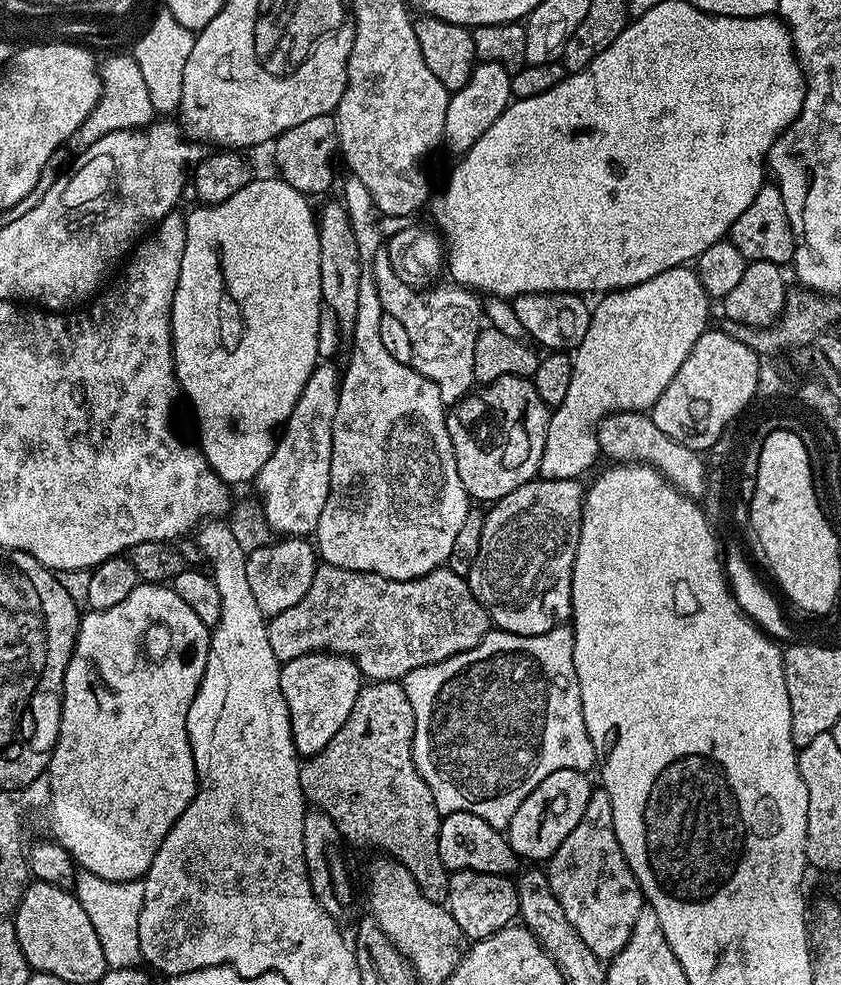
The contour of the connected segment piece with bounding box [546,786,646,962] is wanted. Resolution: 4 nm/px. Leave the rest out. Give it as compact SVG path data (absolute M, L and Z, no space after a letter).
M603 786L597 787L590 794L590 802L586 802L586 811L582 814L582 822L566 834L562 846L547 861L546 871L548 881L566 914L570 926L578 930L578 938L586 942L592 953L601 960L607 962L613 956L619 954L622 946L630 936L630 930L634 928L634 918L646 906L644 891L638 886L626 858L622 854L622 846L618 846L618 834L614 834L614 806L610 806L610 794L606 794Z

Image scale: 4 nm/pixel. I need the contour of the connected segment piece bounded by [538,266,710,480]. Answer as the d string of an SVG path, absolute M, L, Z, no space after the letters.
M681 266L678 268L667 268L662 274L654 274L654 278L650 278L641 284L635 284L629 288L619 288L616 292L609 292L601 295L597 304L592 308L592 317L590 318L590 327L586 330L586 338L582 338L582 342L574 350L572 356L572 373L570 374L570 390L566 394L566 398L562 401L562 406L551 409L548 418L548 433L546 434L546 446L542 454L542 462L538 473L541 480L580 480L591 470L596 464L596 459L601 459L600 443L596 437L596 428L602 422L602 418L606 418L611 412L643 412L647 413L654 402L658 402L658 394L662 394L662 390L666 390L666 386L670 386L670 378L674 378L674 374L678 374L678 366L682 366L682 362L686 362L686 354L690 354L690 350L694 350L694 342L698 342L698 338L702 338L702 334L709 331L708 324L708 303L710 297L708 292L702 286L702 282L696 276L695 271L691 267Z

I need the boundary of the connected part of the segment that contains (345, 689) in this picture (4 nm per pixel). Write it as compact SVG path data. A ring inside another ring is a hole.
M311 652L302 658L283 661L280 669L280 689L282 698L286 698L286 710L290 710L290 726L297 753L307 758L318 754L342 730L350 710L354 710L354 698L358 698L362 687L362 677L358 666L348 656L337 656L334 652Z

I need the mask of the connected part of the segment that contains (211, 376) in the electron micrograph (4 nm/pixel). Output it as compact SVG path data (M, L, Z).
M254 178L238 194L226 198L226 202L196 206L192 213L187 213L186 250L182 250L182 270L178 270L178 286L174 290L172 303L172 357L176 367L176 383L181 393L192 403L192 412L196 415L196 428L200 431L198 447L204 453L206 462L218 474L218 478L229 486L255 481L256 476L266 466L266 458L274 450L278 433L290 418L298 398L302 394L302 386L306 386L306 378L316 368L320 352L320 309L322 298L322 273L318 255L318 223L317 213L311 208L309 197L302 195L294 186L284 180L260 180Z

